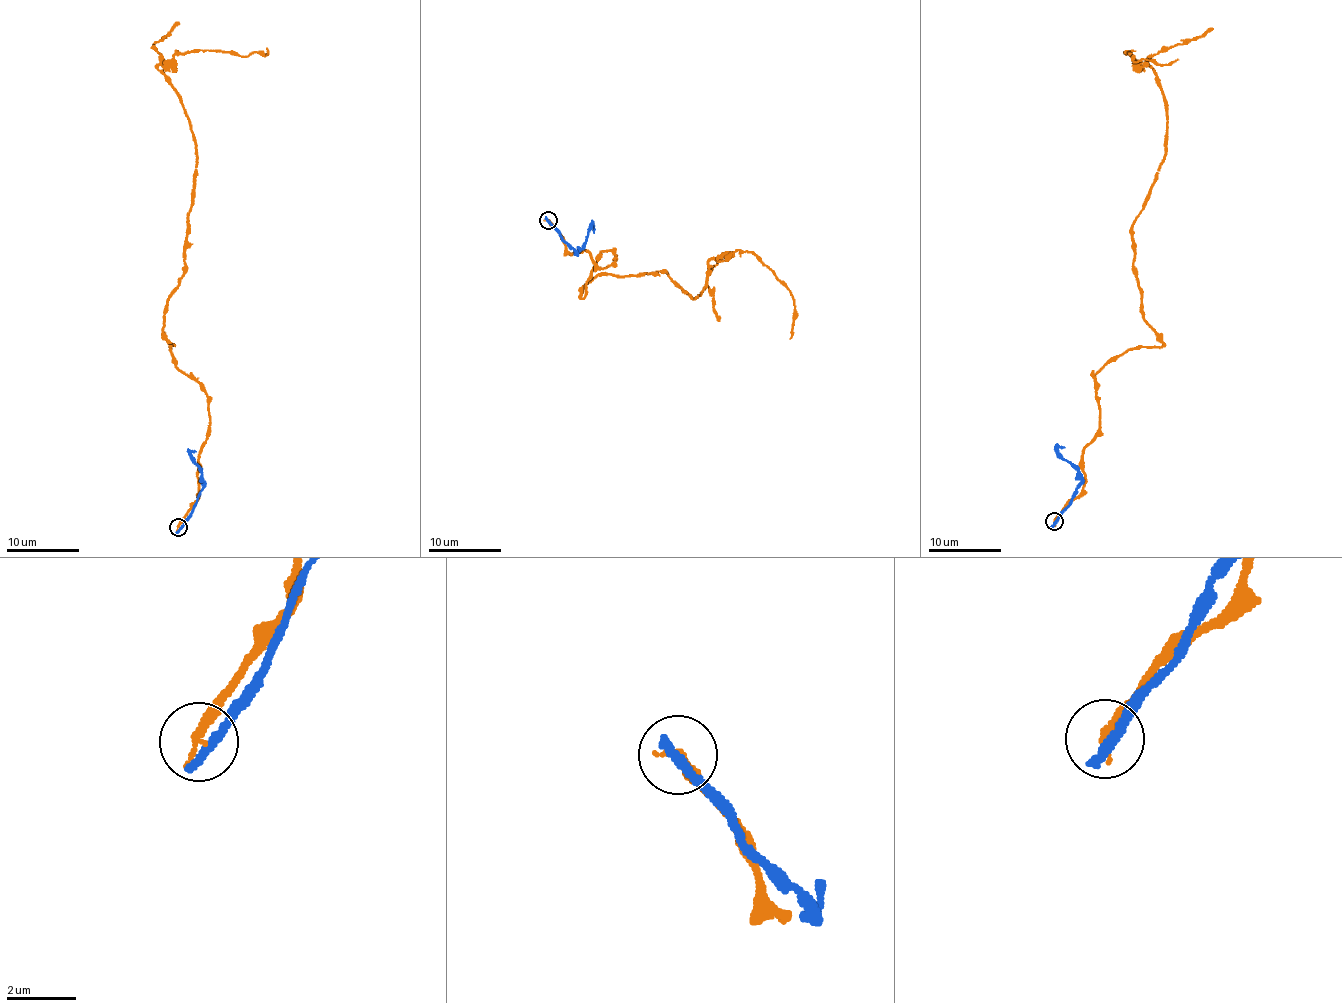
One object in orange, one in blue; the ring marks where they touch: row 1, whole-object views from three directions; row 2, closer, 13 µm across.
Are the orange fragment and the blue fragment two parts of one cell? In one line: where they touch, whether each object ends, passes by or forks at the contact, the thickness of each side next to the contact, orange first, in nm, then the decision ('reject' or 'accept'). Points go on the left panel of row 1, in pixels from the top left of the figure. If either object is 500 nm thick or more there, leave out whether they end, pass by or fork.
place (178, 527); orange ends; blue ends; calibres 280 and 280 nm; reject

